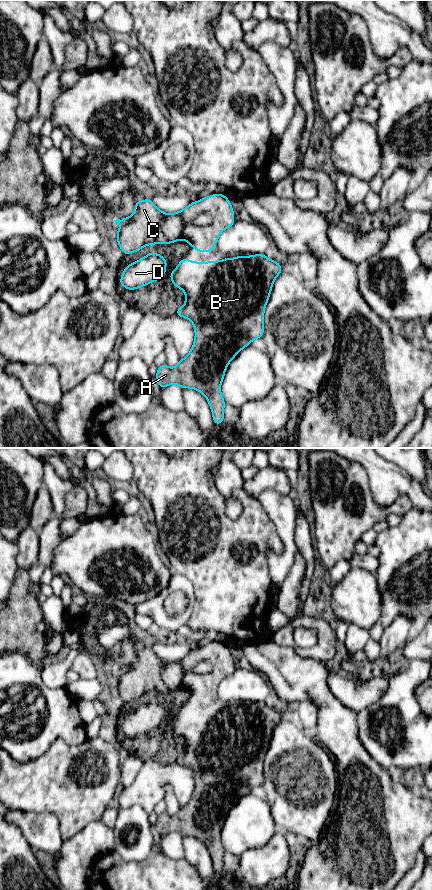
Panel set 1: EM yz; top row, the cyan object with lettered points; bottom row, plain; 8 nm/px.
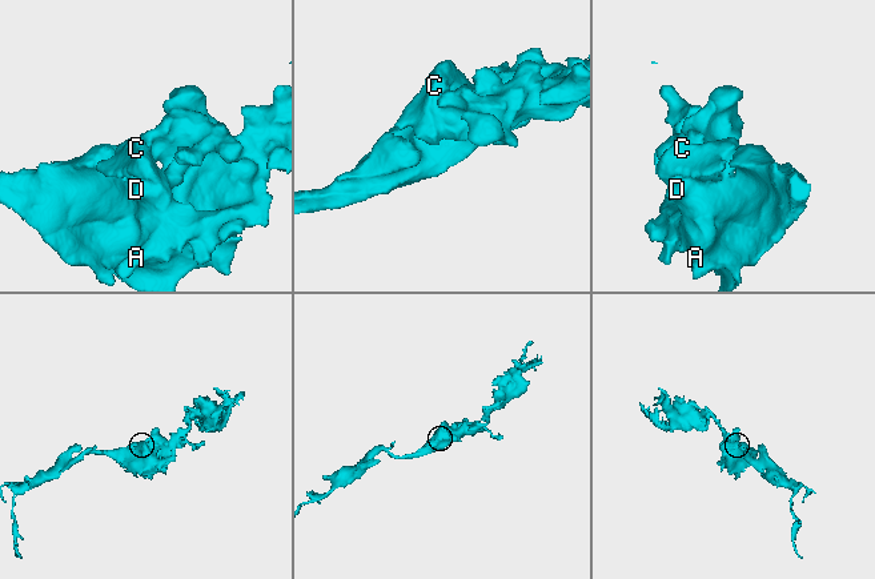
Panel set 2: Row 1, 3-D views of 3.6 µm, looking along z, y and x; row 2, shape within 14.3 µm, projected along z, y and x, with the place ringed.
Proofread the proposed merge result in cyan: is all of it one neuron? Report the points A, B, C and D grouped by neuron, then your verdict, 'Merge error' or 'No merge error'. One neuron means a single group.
Groups: A B C D. No merge error

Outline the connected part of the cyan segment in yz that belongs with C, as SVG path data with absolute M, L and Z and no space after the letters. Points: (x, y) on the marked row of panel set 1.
M213 194L168 215L157 209L150 199L145 199L135 203L135 211L131 216L124 220L117 218L114 222L122 225L117 229L117 241L123 253L128 255L149 244L170 244L178 240L187 241L198 252L212 252L219 235L235 220L229 199L223 194Z

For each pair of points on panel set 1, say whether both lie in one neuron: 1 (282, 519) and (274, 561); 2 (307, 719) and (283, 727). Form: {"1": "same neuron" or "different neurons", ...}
{"1": "same neuron", "2": "different neurons"}

